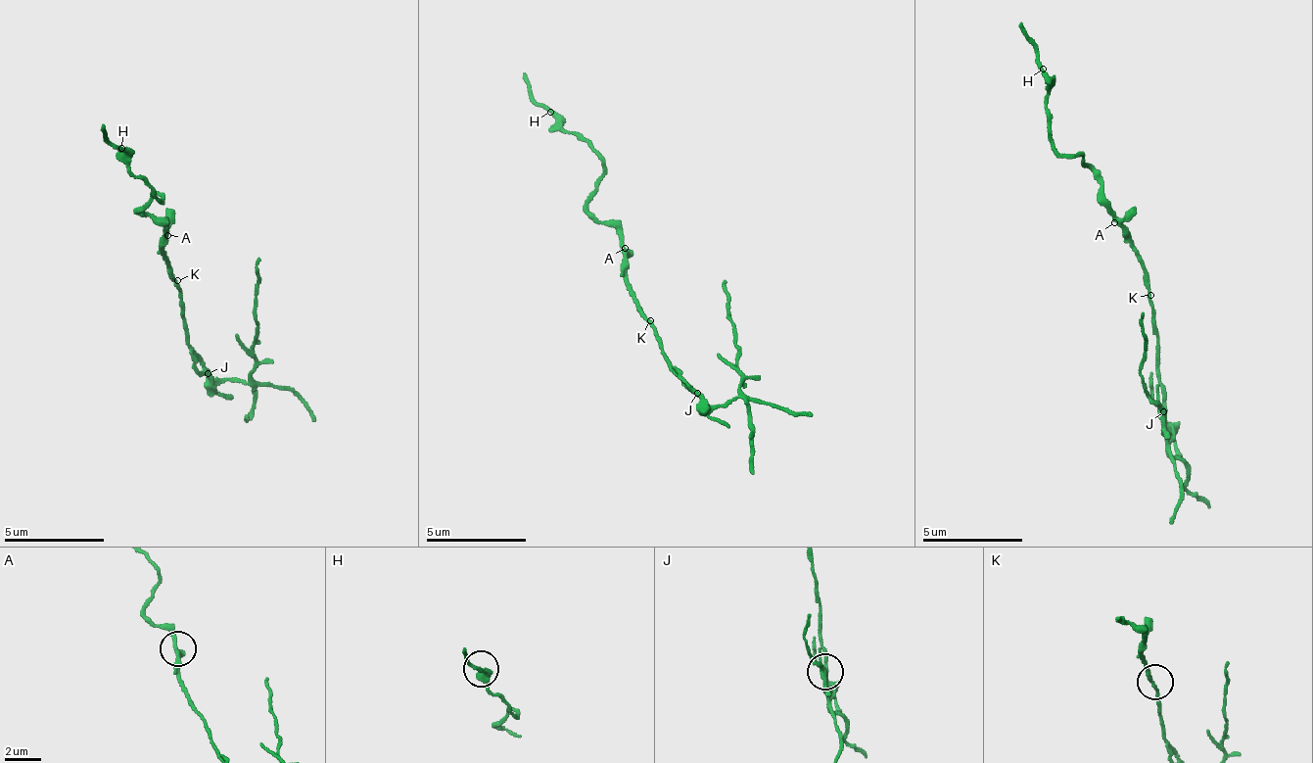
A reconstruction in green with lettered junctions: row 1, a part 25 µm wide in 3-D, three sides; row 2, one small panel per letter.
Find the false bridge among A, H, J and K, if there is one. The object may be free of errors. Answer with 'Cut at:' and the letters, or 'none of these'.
Cut at: J

